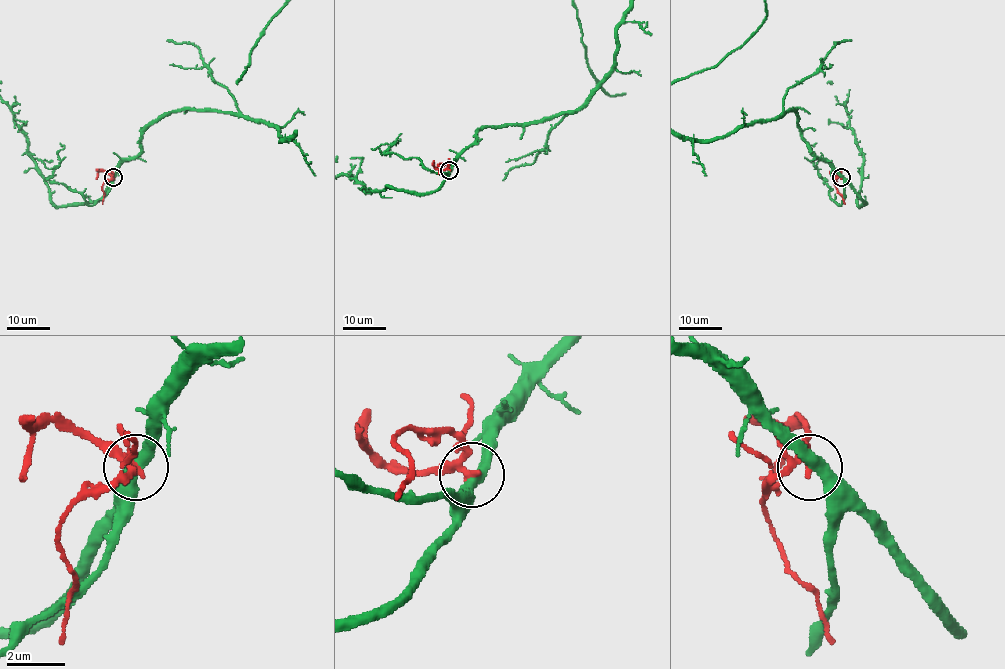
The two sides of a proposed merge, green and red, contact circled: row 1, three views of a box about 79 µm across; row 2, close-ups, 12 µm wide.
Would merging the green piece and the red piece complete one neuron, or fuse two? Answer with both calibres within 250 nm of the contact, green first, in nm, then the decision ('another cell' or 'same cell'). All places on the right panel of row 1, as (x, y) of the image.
calibres 400 and 180 nm; another cell

